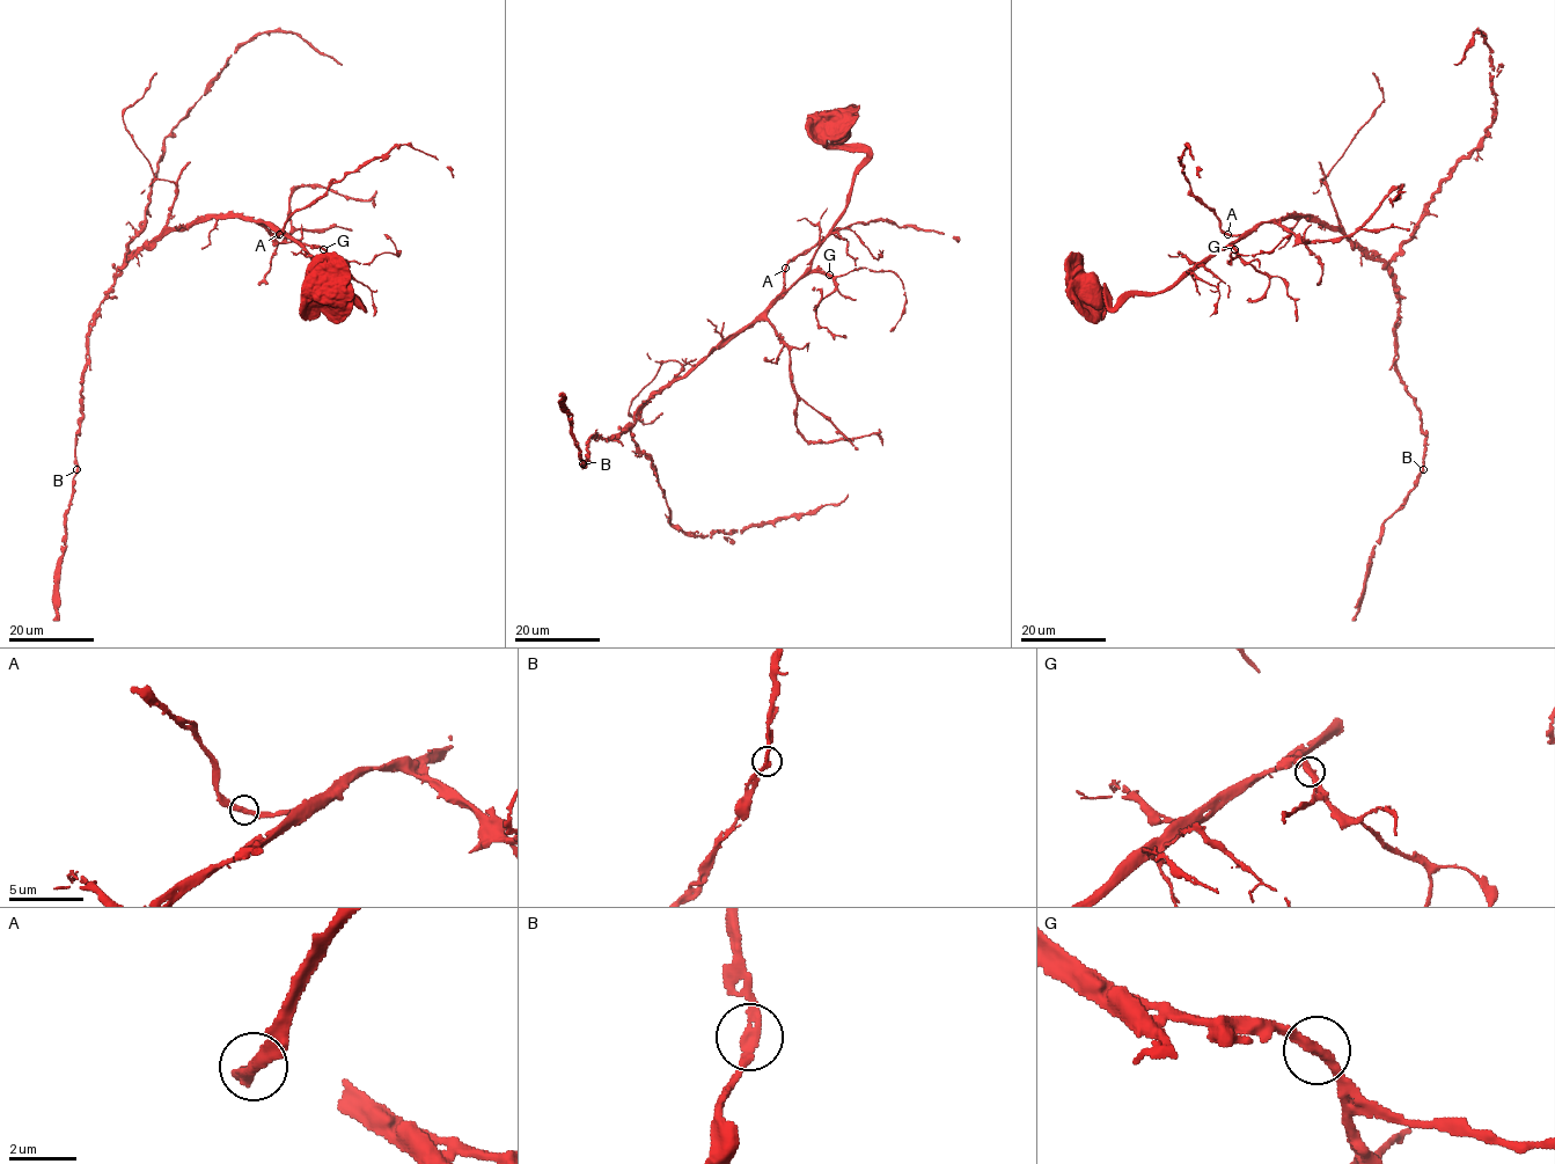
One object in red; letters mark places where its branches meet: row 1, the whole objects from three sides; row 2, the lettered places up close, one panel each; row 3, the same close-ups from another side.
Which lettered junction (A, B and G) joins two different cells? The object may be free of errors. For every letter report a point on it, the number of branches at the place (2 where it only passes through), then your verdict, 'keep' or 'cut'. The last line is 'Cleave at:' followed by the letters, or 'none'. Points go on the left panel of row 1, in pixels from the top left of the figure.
A: (279, 234) | 2 | keep
B: (76, 469) | 2 | keep
G: (323, 249) | 2 | keep
Cleave at: none

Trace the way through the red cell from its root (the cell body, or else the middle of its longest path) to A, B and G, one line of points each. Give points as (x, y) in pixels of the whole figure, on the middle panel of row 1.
A: (835, 126), (827, 144), (860, 148), (866, 162), (856, 175), (843, 216), (807, 270), (789, 288), (785, 269)
B: (835, 126), (827, 144), (860, 148), (866, 162), (807, 270), (626, 429), (592, 437), (582, 463)
G: (835, 126), (827, 144), (860, 148), (866, 162), (856, 175), (843, 216), (811, 264), (812, 270), (830, 275)

